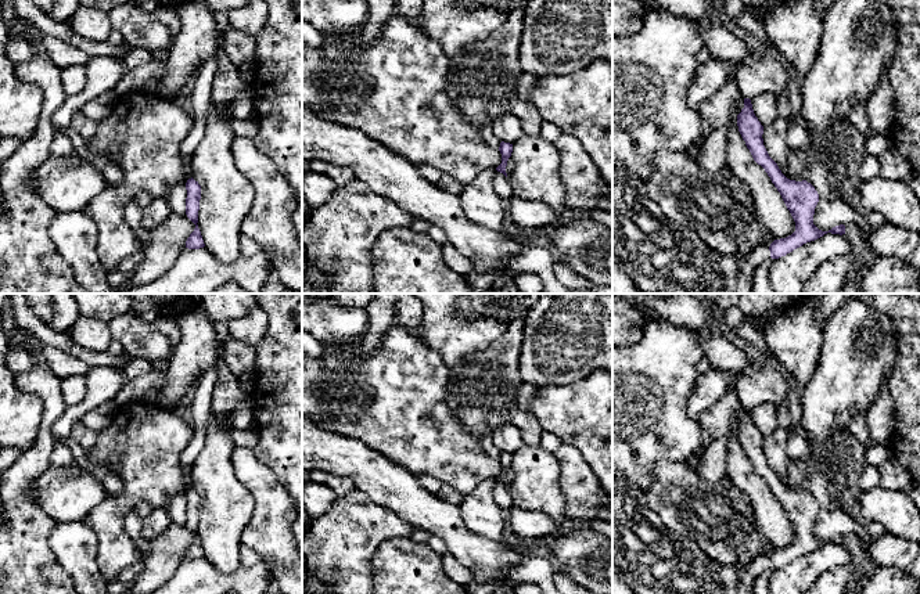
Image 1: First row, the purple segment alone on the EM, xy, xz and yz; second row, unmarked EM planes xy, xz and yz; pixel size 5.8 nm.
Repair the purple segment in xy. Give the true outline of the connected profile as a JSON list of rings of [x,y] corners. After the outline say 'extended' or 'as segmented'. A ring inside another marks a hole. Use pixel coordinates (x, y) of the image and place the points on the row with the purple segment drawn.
[[[193,177],[186,183],[187,198],[186,198],[186,215],[195,224],[194,231],[186,241],[186,248],[188,249],[200,249],[204,248],[204,240],[201,231],[198,228],[198,210],[200,210],[200,199],[201,199],[201,186]]]; as segmented

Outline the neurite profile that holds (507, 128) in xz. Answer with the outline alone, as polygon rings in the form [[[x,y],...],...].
[[[511,112],[502,114],[492,123],[493,133],[500,141],[514,144],[521,136],[524,129],[521,120]]]

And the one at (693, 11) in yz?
[[[639,0],[647,11],[664,11],[683,18],[690,24],[714,21],[712,6],[708,0]]]

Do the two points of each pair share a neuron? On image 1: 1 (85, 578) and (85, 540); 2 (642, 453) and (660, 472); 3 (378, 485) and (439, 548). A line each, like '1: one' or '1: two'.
1: one
2: two
3: two

